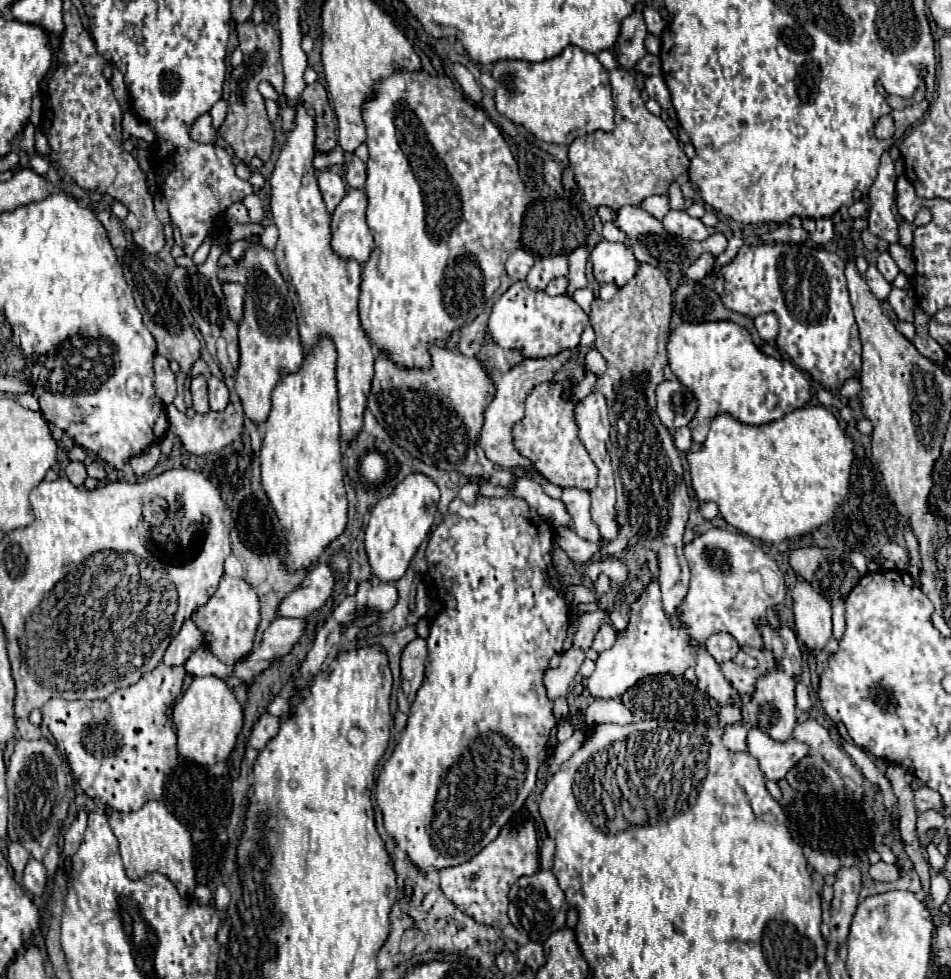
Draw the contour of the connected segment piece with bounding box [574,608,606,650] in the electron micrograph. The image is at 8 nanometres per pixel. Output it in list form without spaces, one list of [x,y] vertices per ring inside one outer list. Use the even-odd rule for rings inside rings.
[[[598,608],[592,614],[582,614],[578,632],[574,636],[574,646],[588,650],[592,646],[592,640],[596,636],[596,632],[602,628],[602,624],[606,624],[606,610]]]

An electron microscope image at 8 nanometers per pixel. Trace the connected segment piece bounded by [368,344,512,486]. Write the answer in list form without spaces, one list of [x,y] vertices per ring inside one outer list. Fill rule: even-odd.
[[[436,344],[428,346],[430,352],[430,368],[406,368],[390,360],[386,352],[380,352],[374,362],[374,378],[372,390],[368,396],[368,410],[374,414],[378,424],[390,434],[390,438],[408,450],[414,458],[424,464],[432,464],[440,470],[456,470],[468,478],[482,478],[490,484],[502,486],[512,480],[510,470],[494,470],[494,464],[484,456],[478,448],[478,434],[484,420],[484,410],[494,398],[494,384],[490,376],[480,368],[476,358],[466,358],[460,352],[452,352],[446,348],[438,348]]]

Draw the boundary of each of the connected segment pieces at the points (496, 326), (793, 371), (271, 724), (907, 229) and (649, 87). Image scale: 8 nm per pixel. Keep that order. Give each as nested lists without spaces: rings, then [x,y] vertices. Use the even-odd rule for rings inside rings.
[[[514,282],[492,306],[488,332],[498,346],[522,350],[530,358],[546,358],[566,349],[571,349],[577,356],[577,346],[586,324],[586,312],[572,298],[552,298],[546,292],[530,290],[526,282]]]
[[[682,322],[670,330],[666,352],[668,366],[700,404],[694,422],[690,422],[696,444],[702,444],[712,418],[720,412],[728,412],[744,424],[766,424],[802,408],[812,398],[810,382],[794,364],[762,354],[754,346],[750,332],[734,322]]]
[[[262,714],[258,718],[258,722],[252,726],[248,746],[256,748],[256,750],[262,750],[262,746],[266,746],[266,742],[270,738],[274,738],[274,734],[278,734],[278,718],[274,718],[270,714]]]
[[[900,220],[898,222],[898,234],[900,234],[900,244],[904,246],[904,248],[910,248],[912,246],[912,232],[914,232],[914,224],[910,224],[910,222],[906,222],[906,220]]]
[[[650,76],[648,80],[646,80],[646,92],[648,92],[648,96],[652,98],[652,100],[656,100],[660,106],[662,106],[662,110],[668,114],[671,122],[674,122],[676,119],[674,108],[672,102],[670,102],[670,92],[668,92],[668,88],[666,88],[666,82],[664,82],[664,78],[662,76]]]

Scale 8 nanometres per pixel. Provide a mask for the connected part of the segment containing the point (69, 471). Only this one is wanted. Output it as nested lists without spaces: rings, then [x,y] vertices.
[[[70,462],[66,468],[66,478],[74,484],[74,486],[82,486],[86,480],[86,468],[82,462]]]

